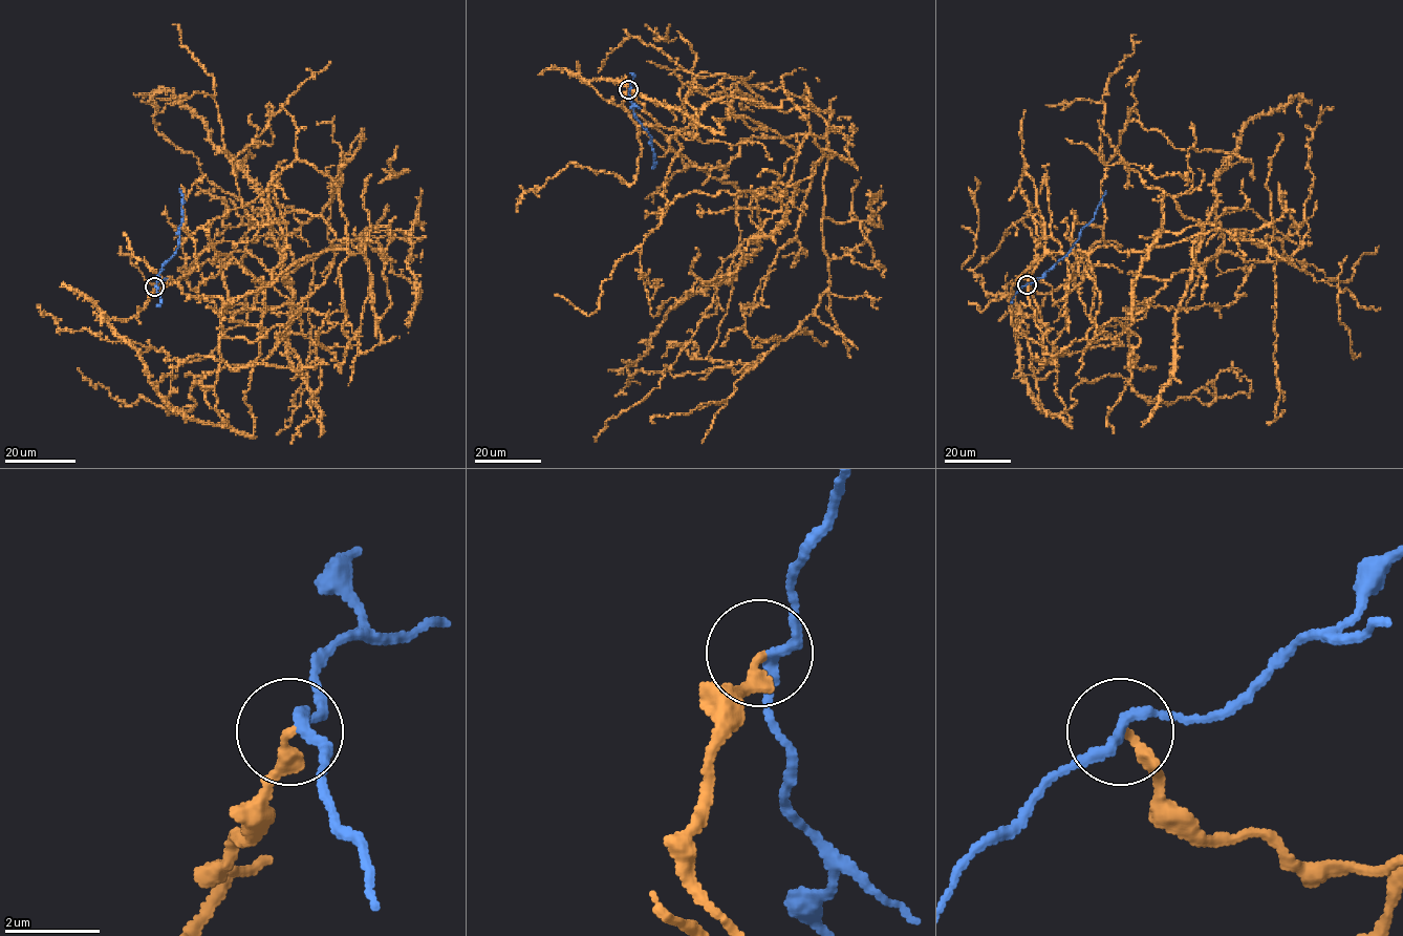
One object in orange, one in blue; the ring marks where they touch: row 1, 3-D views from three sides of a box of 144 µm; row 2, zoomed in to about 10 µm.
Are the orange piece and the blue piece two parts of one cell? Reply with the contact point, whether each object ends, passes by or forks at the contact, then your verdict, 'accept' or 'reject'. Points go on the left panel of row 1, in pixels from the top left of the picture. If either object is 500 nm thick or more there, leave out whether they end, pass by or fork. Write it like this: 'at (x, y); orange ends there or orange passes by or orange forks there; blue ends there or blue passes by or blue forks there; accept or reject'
at (154, 286); orange ends there; blue passes by; reject

